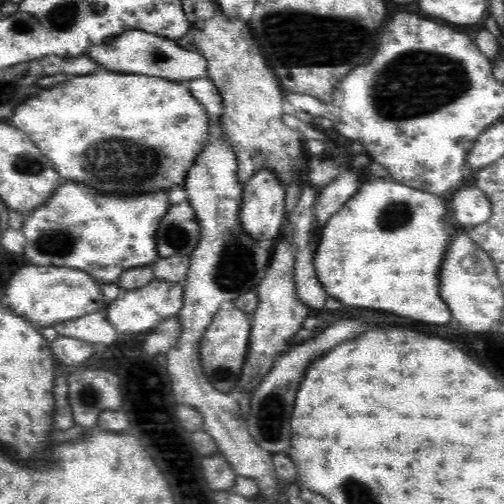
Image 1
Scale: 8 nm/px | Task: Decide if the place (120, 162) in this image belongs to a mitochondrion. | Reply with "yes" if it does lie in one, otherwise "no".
yes

